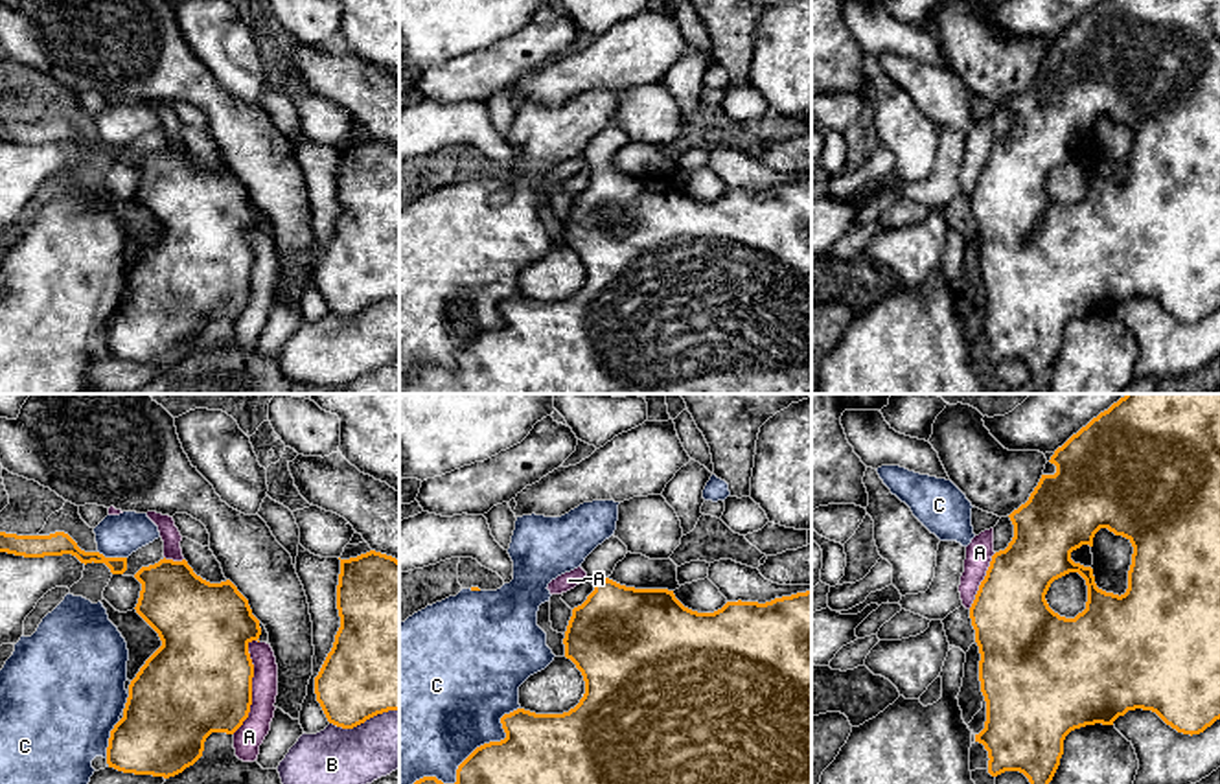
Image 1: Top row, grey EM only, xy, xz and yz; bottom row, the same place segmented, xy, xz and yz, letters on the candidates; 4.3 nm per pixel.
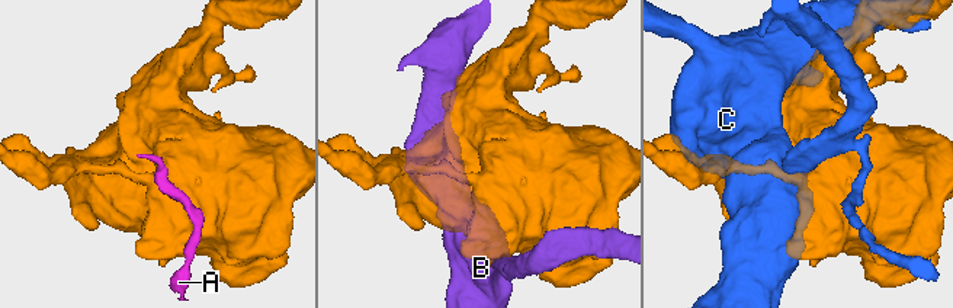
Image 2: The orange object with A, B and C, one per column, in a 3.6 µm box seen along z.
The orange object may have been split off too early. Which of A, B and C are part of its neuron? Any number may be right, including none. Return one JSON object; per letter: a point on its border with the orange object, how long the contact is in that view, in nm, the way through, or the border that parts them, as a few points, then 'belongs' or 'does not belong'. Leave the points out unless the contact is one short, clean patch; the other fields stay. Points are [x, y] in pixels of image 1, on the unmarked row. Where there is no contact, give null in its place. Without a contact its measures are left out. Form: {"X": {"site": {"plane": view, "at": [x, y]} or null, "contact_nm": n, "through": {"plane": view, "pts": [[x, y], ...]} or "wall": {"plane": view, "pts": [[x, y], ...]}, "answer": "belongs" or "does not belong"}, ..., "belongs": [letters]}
{"A": {"site": {"plane": "xy", "at": [251, 273]}, "contact_nm": 420, "answer": "does not belong"}, "B": {"site": {"plane": "xy", "at": [363, 310]}, "contact_nm": 320, "answer": "does not belong"}, "C": {"site": {"plane": "xz", "at": [464, 348]}, "contact_nm": 650, "answer": "does not belong"}, "belongs": []}

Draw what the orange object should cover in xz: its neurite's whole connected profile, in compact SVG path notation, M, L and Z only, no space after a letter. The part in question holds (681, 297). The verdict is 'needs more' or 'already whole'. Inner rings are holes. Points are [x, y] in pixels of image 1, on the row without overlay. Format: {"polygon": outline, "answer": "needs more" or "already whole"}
{"polygon": "M615 123L598 133L581 151L587 160L587 167L594 173L594 179L587 188L572 197L565 219L565 245L570 247L581 259L585 269L585 282L580 291L563 302L535 302L524 296L517 296L501 306L506 326L501 329L489 329L477 335L456 357L456 370L443 372L436 364L423 364L412 374L399 379L399 394L811 394L811 177L806 180L797 180L791 184L775 186L765 191L758 190L727 190L721 197L714 201L697 201L685 195L668 177L635 177L613 169L613 162L618 149L627 142L627 134Z", "answer": "needs more"}

